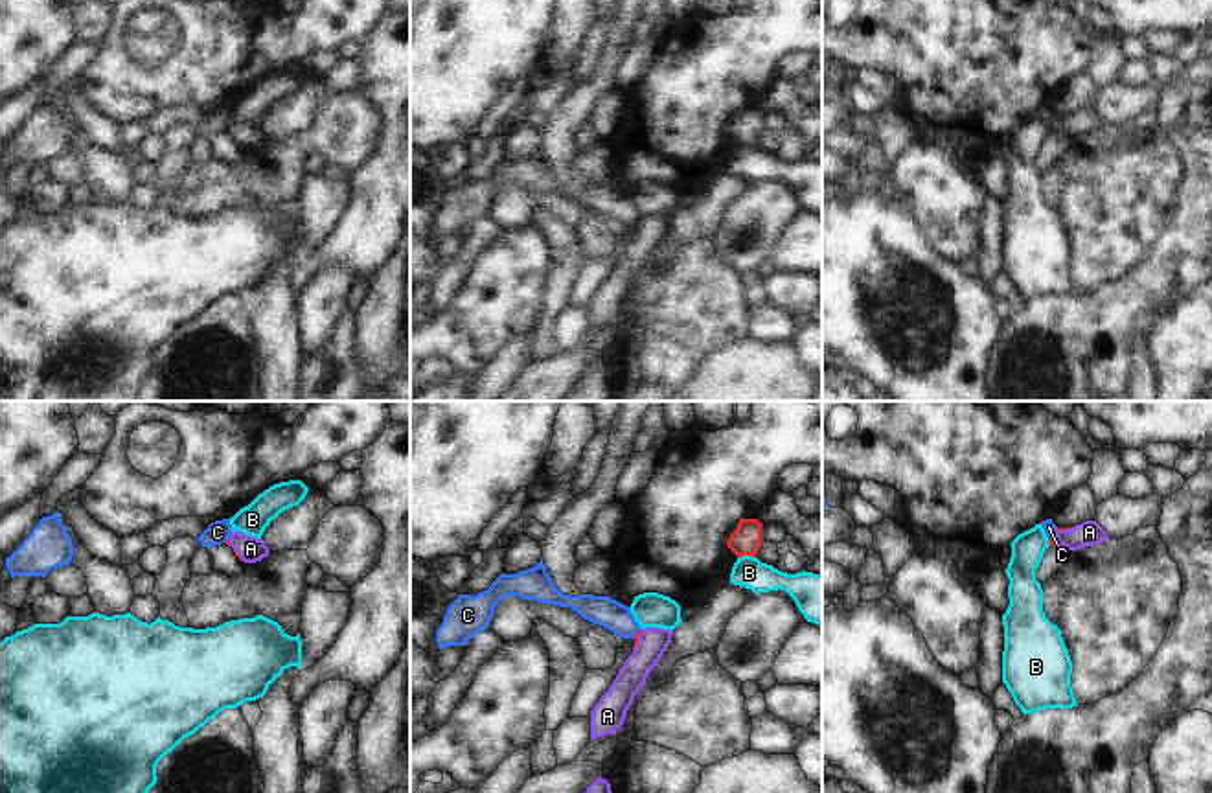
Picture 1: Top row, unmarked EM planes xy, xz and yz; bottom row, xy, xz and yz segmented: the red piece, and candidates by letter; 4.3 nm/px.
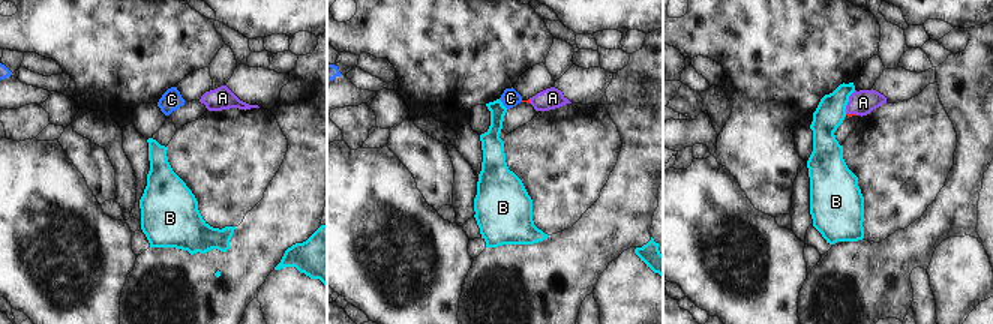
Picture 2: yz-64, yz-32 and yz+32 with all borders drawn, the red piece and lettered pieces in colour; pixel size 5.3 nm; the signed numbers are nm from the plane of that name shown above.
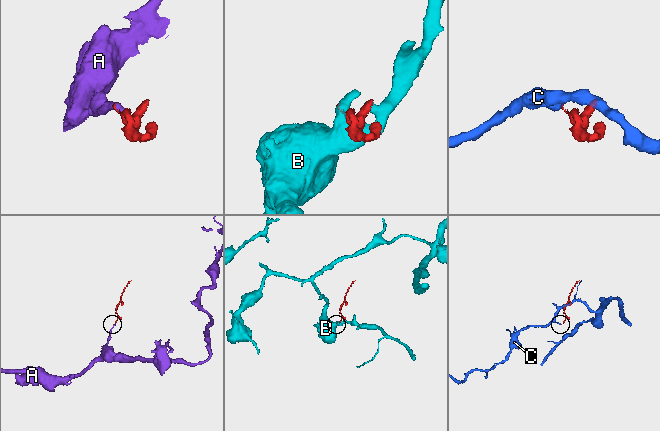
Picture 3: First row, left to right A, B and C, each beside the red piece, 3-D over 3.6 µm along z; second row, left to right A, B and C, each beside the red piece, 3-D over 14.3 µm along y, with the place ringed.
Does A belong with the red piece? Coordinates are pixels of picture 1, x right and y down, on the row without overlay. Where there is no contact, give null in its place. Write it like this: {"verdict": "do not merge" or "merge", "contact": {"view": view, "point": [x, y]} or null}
{"verdict": "merge", "contact": {"view": "yz", "point": [1058, 116]}}

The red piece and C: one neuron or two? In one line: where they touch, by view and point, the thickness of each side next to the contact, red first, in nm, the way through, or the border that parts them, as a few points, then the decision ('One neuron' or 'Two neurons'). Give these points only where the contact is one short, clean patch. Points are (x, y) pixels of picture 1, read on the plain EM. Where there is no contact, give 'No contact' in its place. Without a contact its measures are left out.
Touches red at yz (1054, 122). Thickness 20 nm (red) against 60 nm. Boundary: yz (1056, 114), (1049, 129). Two neurons

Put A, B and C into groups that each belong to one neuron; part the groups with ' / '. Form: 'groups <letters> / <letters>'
groups A / B / C

